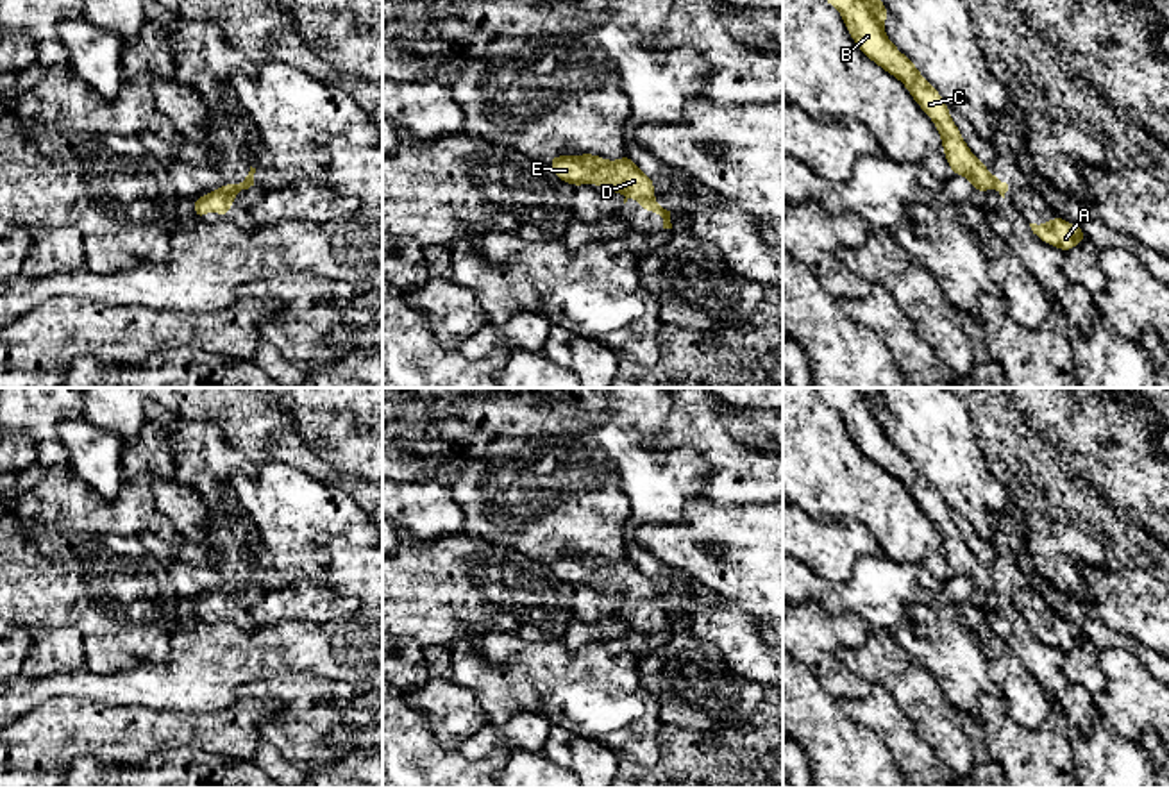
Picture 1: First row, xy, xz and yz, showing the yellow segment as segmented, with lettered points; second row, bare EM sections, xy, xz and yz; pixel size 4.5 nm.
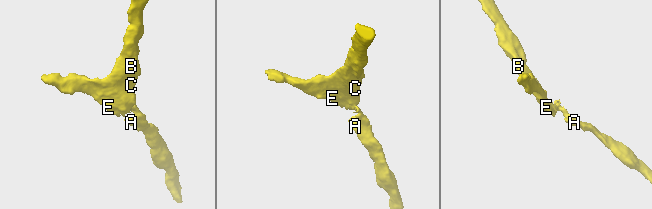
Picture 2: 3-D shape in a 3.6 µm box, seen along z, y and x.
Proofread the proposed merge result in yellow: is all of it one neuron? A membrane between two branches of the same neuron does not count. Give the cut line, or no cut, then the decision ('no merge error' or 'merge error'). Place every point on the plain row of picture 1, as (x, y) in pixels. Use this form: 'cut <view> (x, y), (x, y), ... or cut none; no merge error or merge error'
cut xy (222, 586), (231, 586), (236, 592); merge error

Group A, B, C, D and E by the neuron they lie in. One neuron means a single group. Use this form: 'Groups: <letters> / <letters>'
Groups: A / B C D E

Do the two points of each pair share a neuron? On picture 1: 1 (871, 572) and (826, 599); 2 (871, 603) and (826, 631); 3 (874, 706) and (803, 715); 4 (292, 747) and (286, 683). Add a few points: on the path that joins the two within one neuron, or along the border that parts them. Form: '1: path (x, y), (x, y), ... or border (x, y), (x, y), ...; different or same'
1: path (860, 583), (846, 597), (837, 597); same
2: border (848, 610), (857, 613), (871, 629); different
3: border (839, 701), (841, 708), (855, 722), (876, 737); different
4: path (301, 731), (301, 699); same

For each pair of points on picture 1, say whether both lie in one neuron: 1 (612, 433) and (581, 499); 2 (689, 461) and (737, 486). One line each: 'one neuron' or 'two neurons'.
1: two neurons
2: two neurons

